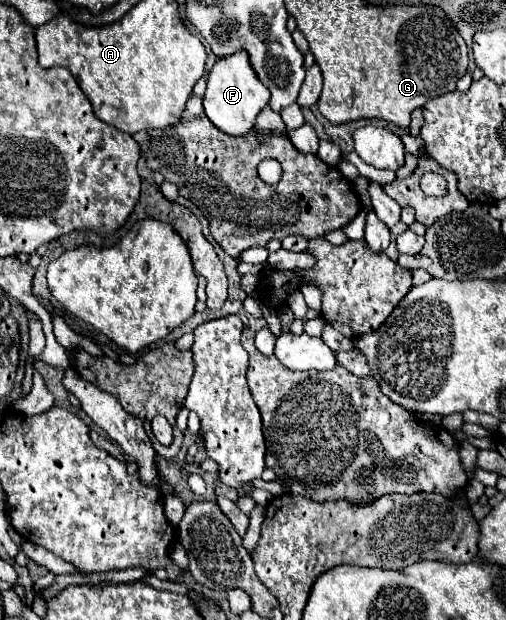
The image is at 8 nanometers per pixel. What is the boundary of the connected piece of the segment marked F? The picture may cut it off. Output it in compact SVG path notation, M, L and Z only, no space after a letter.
M239 50L223 60L217 60L207 74L207 90L203 96L203 106L207 118L229 136L243 136L255 126L257 114L269 104L269 88L255 76L251 68L247 50Z

